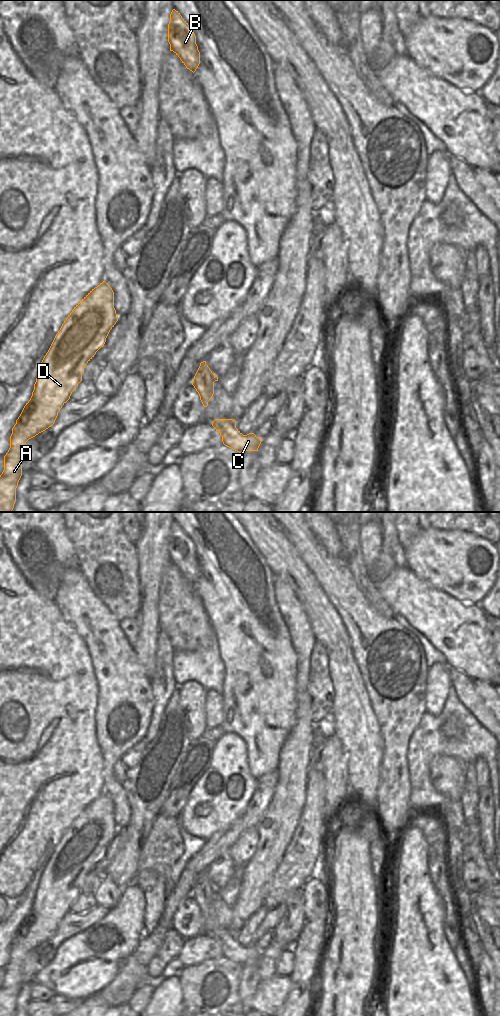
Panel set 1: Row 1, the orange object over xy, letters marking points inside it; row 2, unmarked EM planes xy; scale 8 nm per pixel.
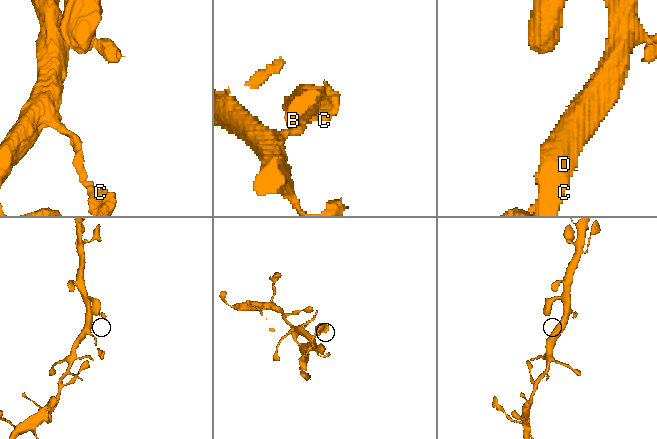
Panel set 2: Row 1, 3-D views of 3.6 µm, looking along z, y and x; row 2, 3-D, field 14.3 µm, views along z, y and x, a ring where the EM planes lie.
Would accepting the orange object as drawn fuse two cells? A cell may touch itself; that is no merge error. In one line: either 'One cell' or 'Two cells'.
One cell.

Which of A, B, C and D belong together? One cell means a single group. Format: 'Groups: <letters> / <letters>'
Groups: A B C D.

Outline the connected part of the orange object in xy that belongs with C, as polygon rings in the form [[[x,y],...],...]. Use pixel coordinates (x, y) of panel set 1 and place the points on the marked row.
[[[215,419],[212,426],[222,436],[223,444],[239,453],[258,451],[262,442],[254,433],[243,435],[233,419]]]

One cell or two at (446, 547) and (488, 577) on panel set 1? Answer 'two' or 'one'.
one

